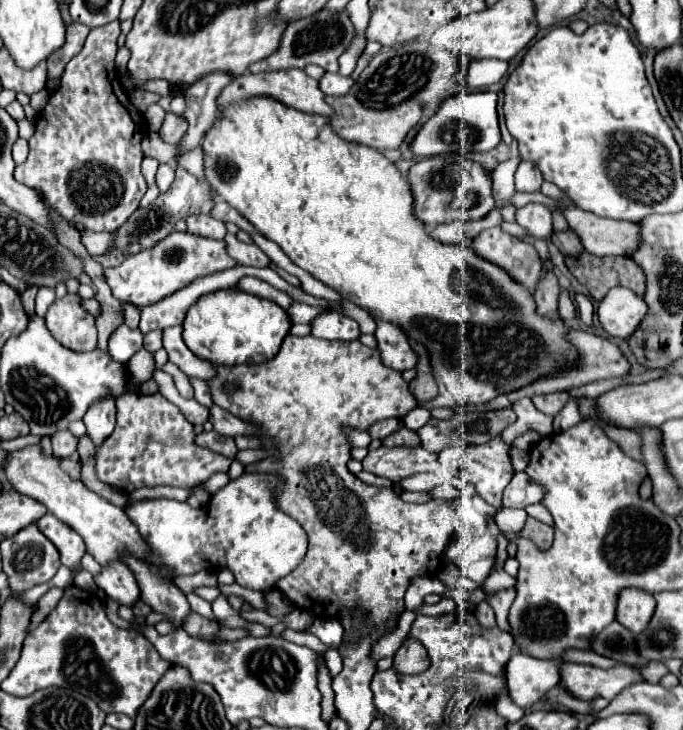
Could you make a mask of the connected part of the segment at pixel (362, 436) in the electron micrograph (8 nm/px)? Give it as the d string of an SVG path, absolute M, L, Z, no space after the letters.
M345 426L345 434L349 436L351 446L363 446L363 448L367 448L369 442L371 442L371 436L367 432L359 432L359 430L353 430L349 426Z

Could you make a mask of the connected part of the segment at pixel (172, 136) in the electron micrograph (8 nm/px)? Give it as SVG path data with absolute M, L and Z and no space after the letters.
M167 112L167 116L165 116L165 122L163 122L163 128L161 128L161 138L165 140L165 142L169 142L169 144L177 144L183 136L185 136L185 132L187 132L187 120L185 120L185 116L181 114L173 114L173 112Z

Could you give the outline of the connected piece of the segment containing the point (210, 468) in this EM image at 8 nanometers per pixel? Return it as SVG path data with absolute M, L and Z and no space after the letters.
M123 394L117 398L117 424L103 444L95 446L95 472L97 478L113 488L133 492L143 486L179 486L191 488L205 482L213 472L229 470L231 458L211 452L195 444L193 424L183 412L161 394Z

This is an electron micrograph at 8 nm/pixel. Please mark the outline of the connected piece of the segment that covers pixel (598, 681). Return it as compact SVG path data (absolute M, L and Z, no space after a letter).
M561 662L559 676L561 676L559 684L579 700L593 700L597 696L611 700L625 686L643 680L643 676L637 670L629 668L601 670L591 664L575 664L575 662Z

